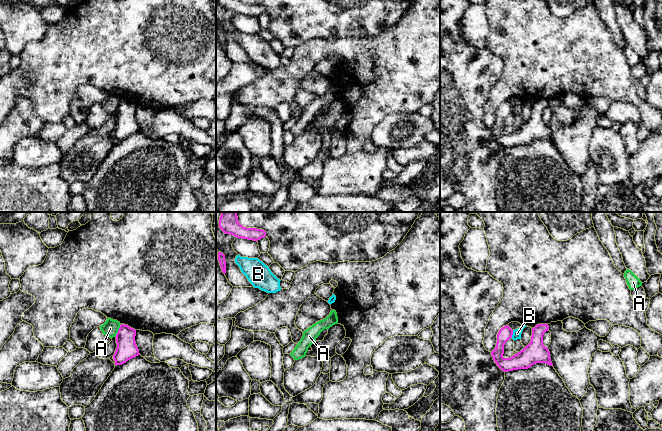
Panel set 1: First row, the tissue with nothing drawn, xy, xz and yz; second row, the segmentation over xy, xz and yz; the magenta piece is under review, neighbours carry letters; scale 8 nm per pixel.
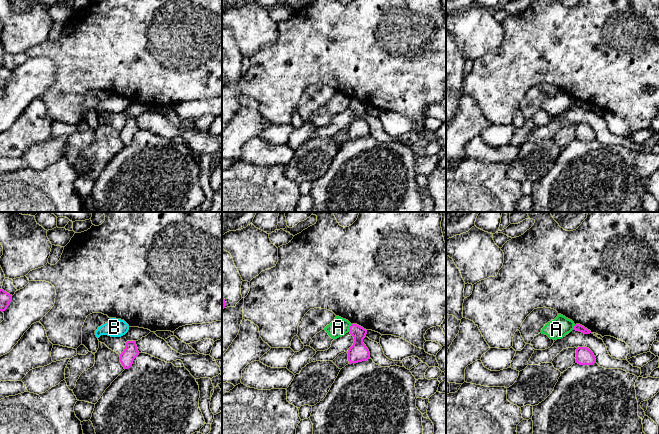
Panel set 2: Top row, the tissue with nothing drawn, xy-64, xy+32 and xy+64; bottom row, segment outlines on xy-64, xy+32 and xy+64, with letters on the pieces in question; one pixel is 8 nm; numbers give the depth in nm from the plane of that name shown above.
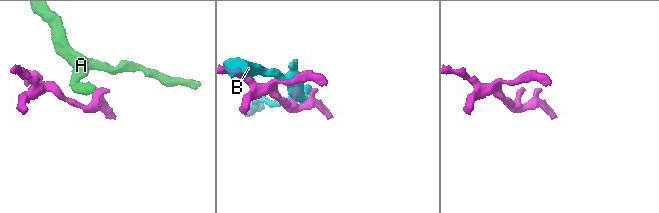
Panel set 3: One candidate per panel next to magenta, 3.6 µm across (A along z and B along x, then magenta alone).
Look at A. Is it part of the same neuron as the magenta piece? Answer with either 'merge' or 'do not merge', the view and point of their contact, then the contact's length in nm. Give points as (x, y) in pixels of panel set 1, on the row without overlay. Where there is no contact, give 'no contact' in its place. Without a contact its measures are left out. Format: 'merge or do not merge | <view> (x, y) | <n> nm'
do not merge | xy (118, 106) | 120 nm

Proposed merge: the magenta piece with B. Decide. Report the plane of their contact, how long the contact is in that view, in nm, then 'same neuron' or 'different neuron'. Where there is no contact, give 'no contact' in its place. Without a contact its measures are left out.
meets magenta in yz; contact 70 nm long; different neuron

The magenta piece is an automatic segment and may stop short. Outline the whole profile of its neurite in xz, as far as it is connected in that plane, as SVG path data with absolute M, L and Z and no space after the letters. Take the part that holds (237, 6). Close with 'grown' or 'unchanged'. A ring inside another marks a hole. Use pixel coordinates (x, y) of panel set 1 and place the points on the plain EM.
M219 0L219 4L225 9L233 11L237 14L258 17L266 12L266 8L262 5L246 4L241 0Z | unchanged

